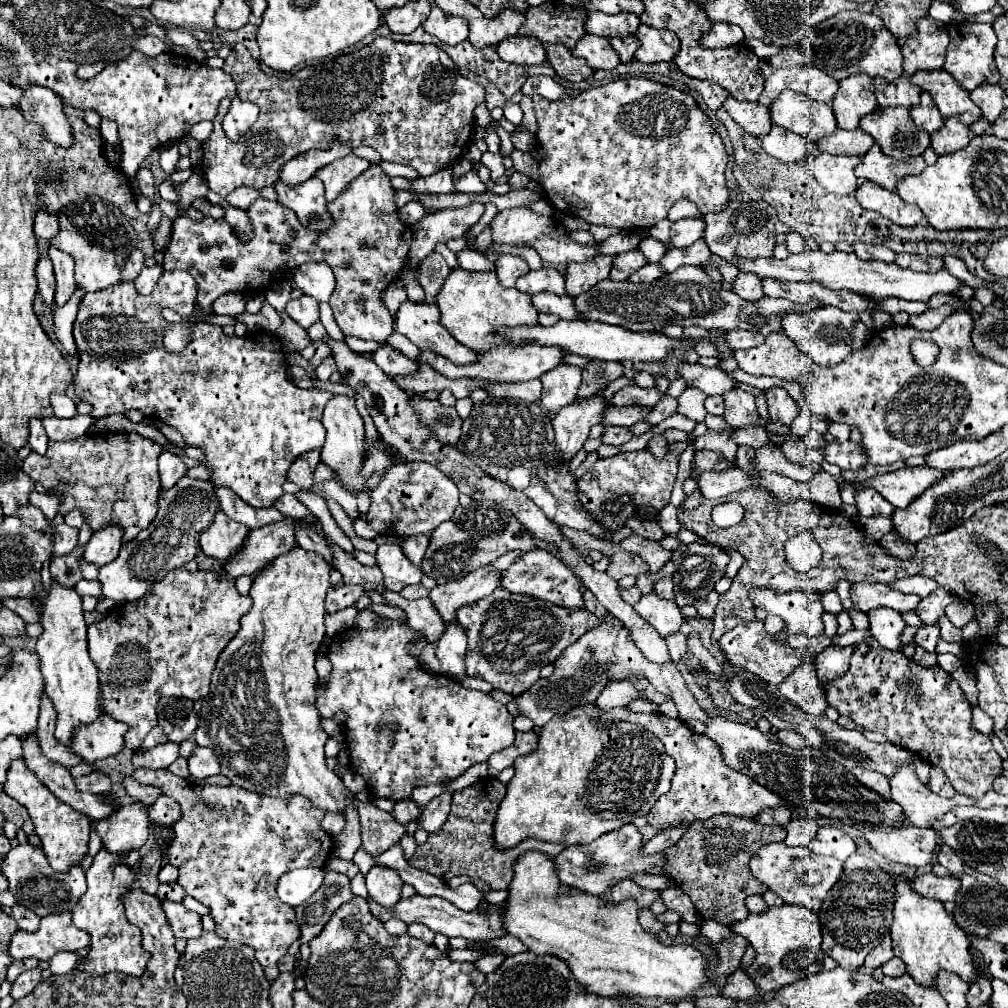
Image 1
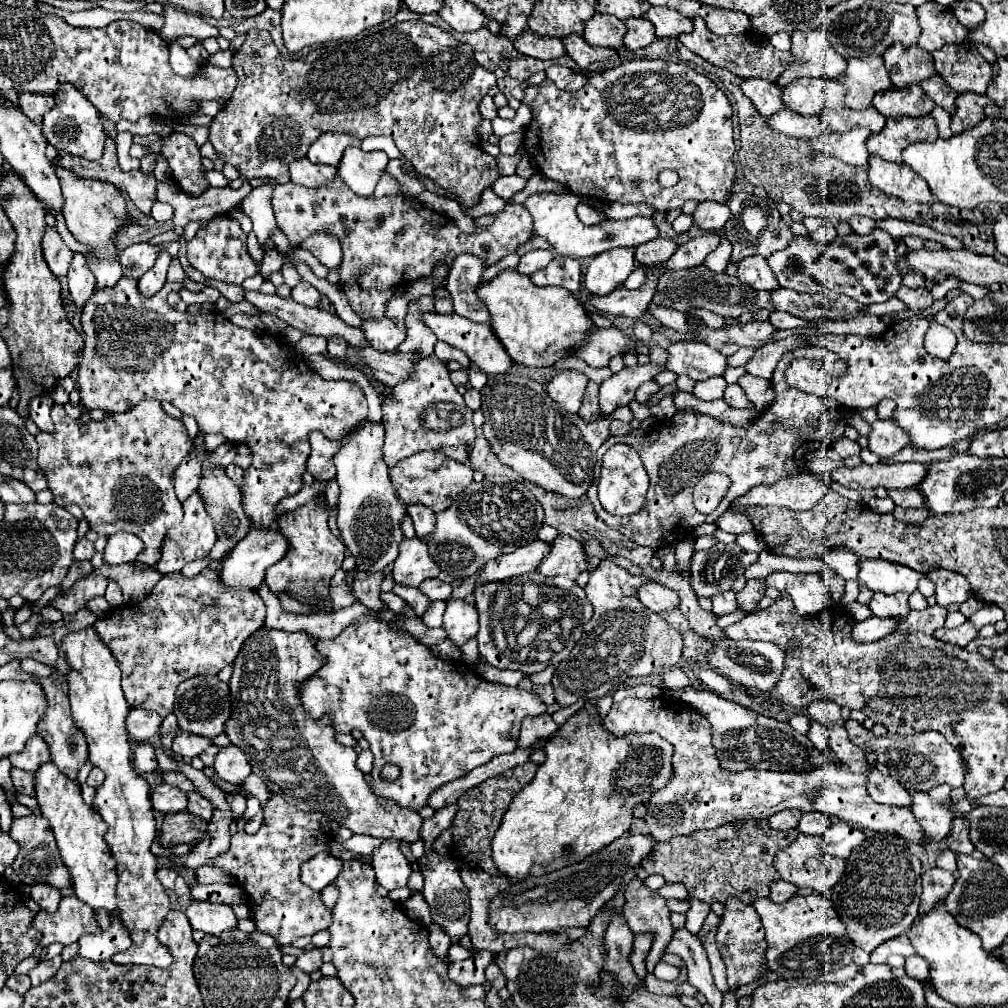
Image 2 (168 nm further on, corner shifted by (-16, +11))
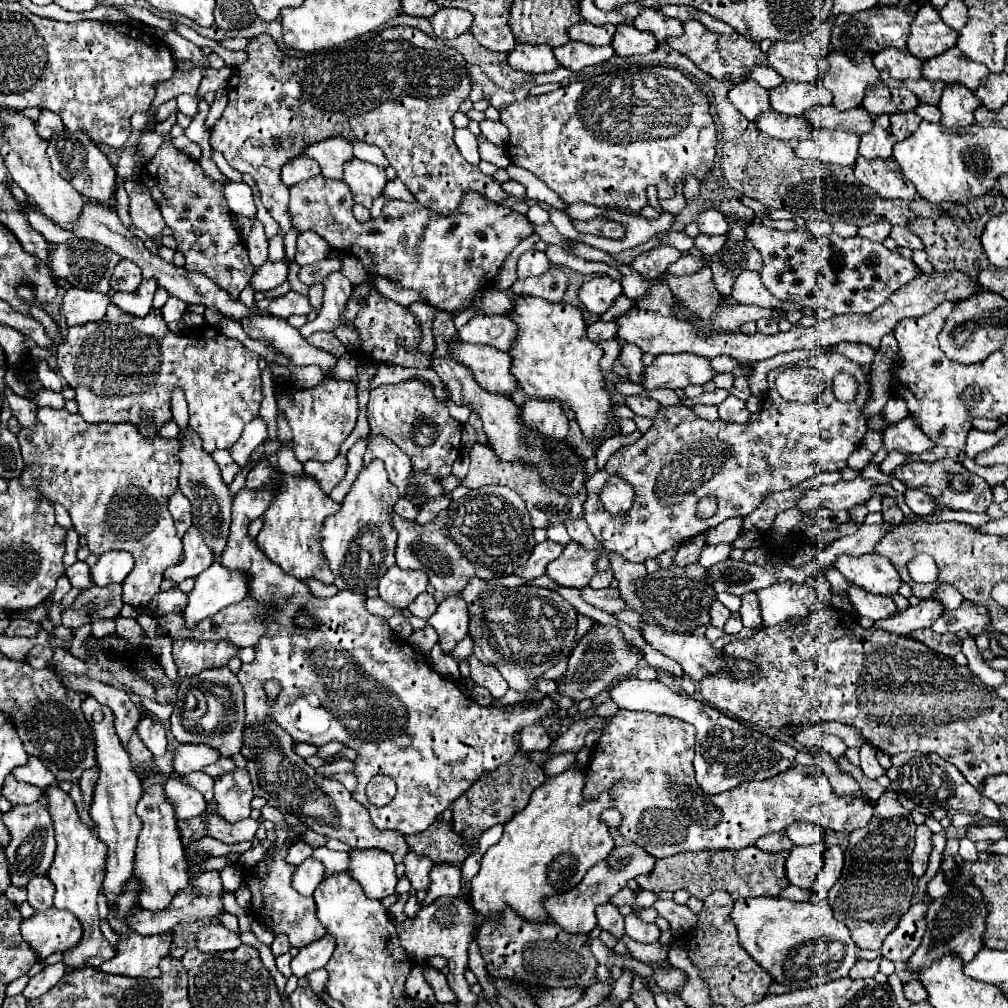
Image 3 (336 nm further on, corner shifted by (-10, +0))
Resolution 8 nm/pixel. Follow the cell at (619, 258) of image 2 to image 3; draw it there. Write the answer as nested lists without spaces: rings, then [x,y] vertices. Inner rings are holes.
[[[594,276],[592,280],[582,284],[578,298],[588,312],[602,316],[620,294],[622,294],[622,286],[618,280],[610,276]]]

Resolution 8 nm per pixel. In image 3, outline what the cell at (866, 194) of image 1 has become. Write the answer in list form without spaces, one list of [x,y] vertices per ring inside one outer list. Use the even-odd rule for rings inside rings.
[[[858,156],[854,164],[856,178],[872,188],[880,198],[902,198],[902,200],[914,200],[916,190],[906,182],[904,174],[900,172],[900,166],[894,158],[876,158],[866,160]]]

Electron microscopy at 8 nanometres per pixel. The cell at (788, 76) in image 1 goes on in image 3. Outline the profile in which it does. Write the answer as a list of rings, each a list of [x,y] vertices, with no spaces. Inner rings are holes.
[[[826,20],[812,34],[806,34],[796,42],[774,42],[766,52],[768,66],[774,68],[784,80],[816,82],[820,74],[818,62],[826,58],[830,48],[832,26],[832,20]]]

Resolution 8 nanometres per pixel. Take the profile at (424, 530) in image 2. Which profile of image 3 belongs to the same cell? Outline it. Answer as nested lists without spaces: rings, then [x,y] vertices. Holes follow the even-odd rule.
[[[398,498],[398,502],[394,504],[394,512],[406,520],[414,520],[418,516],[418,508],[412,502],[406,502],[406,498]]]

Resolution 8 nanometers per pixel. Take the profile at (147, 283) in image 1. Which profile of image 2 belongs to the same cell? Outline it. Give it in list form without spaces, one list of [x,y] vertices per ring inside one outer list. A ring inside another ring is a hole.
[[[160,251],[156,265],[152,267],[152,271],[148,271],[146,275],[140,277],[138,281],[138,289],[144,297],[152,297],[156,291],[162,289],[162,285],[166,283],[166,271],[170,265],[170,253],[168,251]]]

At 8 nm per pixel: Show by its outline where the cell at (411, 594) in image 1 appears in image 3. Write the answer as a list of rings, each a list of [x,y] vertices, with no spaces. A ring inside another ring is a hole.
[[[424,592],[424,594],[420,594],[420,596],[408,606],[408,610],[410,610],[412,616],[416,616],[416,618],[430,618],[430,616],[434,614],[436,606],[438,606],[438,602],[434,600],[434,596],[430,596],[428,592]]]

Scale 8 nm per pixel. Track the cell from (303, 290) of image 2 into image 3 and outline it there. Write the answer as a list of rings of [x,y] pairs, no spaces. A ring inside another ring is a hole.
[[[290,290],[288,294],[272,300],[268,306],[268,312],[278,314],[278,318],[288,318],[292,314],[310,314],[312,308],[310,308],[310,302],[306,296]]]

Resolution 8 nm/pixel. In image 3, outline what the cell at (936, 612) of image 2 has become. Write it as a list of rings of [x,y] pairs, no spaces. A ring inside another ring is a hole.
[[[964,600],[960,608],[956,610],[946,610],[946,614],[942,614],[932,630],[934,632],[950,632],[952,634],[958,634],[960,630],[970,630],[970,628],[984,628],[988,626],[990,618],[988,618],[988,608],[982,604],[974,604],[974,602],[968,602]]]

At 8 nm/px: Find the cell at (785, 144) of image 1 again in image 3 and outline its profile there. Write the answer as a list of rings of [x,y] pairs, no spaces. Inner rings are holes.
[[[768,110],[766,114],[760,114],[756,120],[758,128],[772,138],[788,140],[788,142],[800,142],[802,138],[810,136],[810,122],[806,122],[804,116],[784,116],[774,110]]]

